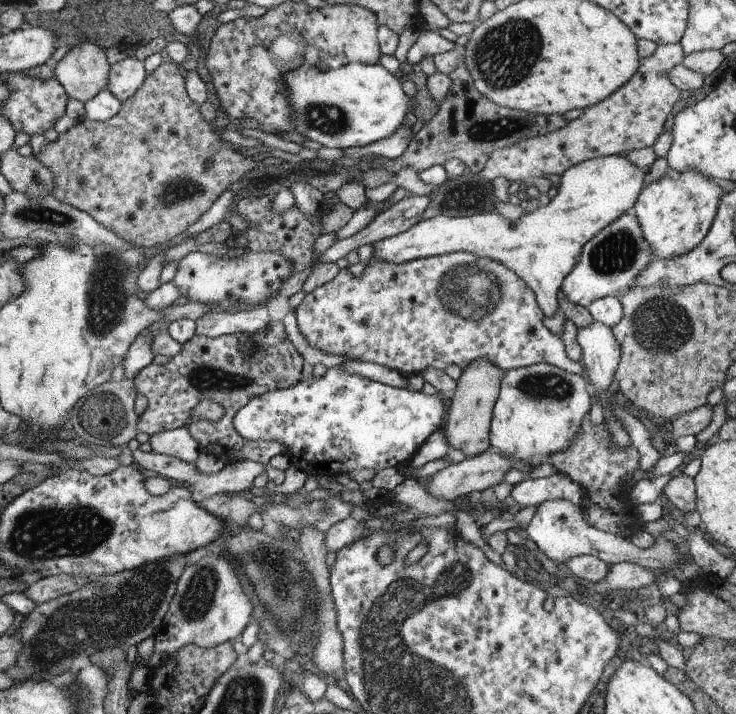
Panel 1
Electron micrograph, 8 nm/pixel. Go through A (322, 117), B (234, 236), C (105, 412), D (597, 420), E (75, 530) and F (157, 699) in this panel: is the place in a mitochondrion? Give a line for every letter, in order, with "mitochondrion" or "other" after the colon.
A: mitochondrion
B: other
C: mitochondrion
D: other
E: mitochondrion
F: other

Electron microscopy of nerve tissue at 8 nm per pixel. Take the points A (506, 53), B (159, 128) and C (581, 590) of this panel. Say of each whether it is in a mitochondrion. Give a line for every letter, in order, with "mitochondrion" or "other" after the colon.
A: mitochondrion
B: other
C: other

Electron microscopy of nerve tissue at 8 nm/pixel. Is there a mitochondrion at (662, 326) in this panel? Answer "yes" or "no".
yes

